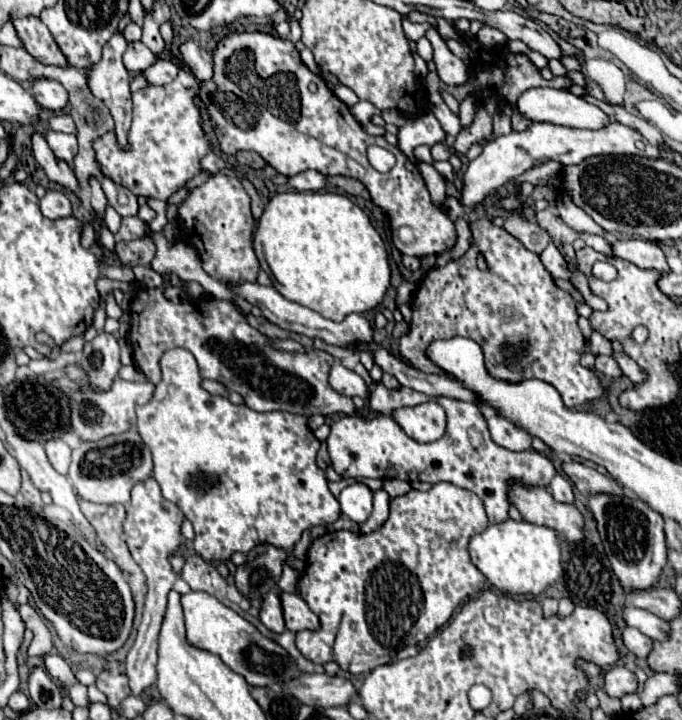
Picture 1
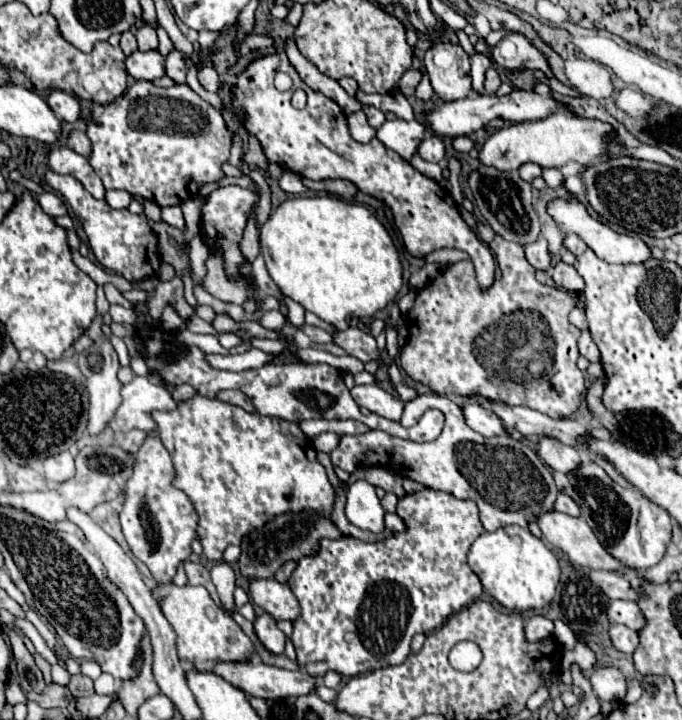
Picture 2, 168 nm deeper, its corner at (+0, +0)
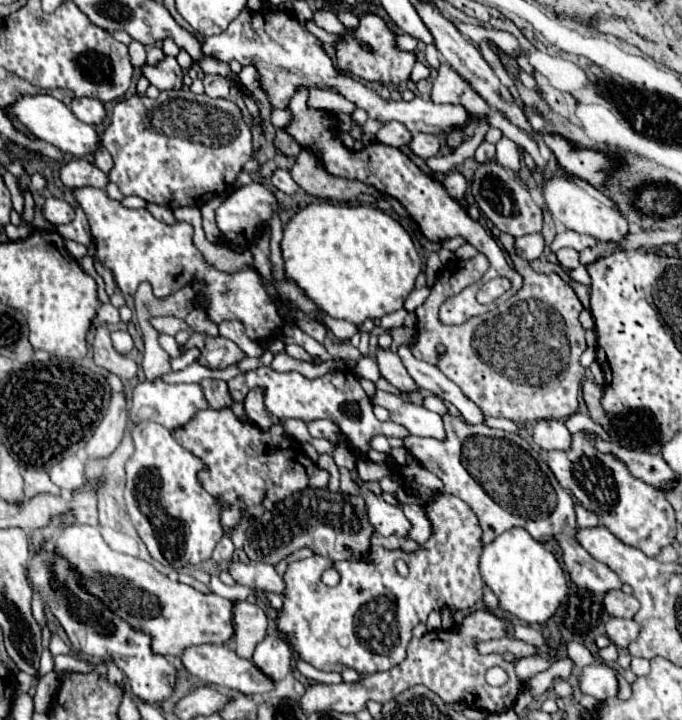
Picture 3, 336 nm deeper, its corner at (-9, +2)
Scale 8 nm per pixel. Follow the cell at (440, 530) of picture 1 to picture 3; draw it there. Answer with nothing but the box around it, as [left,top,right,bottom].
[275,494,483,676]

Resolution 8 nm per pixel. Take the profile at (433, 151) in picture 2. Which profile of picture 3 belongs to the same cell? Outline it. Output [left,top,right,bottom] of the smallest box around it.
[409,134,439,158]

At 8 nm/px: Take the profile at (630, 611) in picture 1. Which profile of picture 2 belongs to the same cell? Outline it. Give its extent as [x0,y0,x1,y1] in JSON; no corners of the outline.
[608,600,644,630]

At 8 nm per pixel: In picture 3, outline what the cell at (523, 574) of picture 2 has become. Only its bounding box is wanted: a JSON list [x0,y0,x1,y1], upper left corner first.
[481,528,568,624]

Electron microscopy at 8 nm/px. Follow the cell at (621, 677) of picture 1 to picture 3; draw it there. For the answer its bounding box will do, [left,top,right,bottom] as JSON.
[579,664,619,700]

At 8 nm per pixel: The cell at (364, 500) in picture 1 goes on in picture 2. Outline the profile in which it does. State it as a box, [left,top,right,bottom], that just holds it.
[346,480,384,532]

